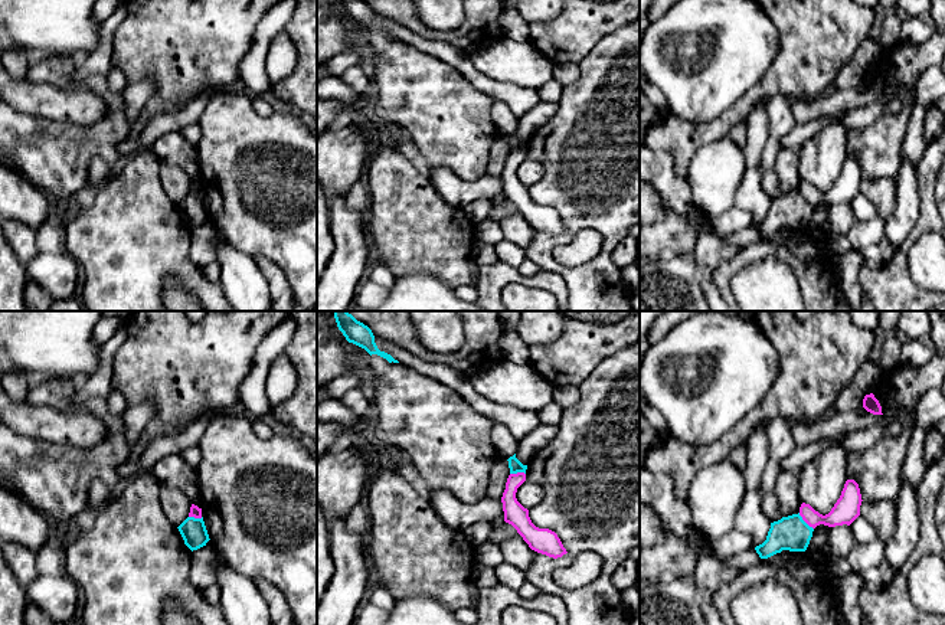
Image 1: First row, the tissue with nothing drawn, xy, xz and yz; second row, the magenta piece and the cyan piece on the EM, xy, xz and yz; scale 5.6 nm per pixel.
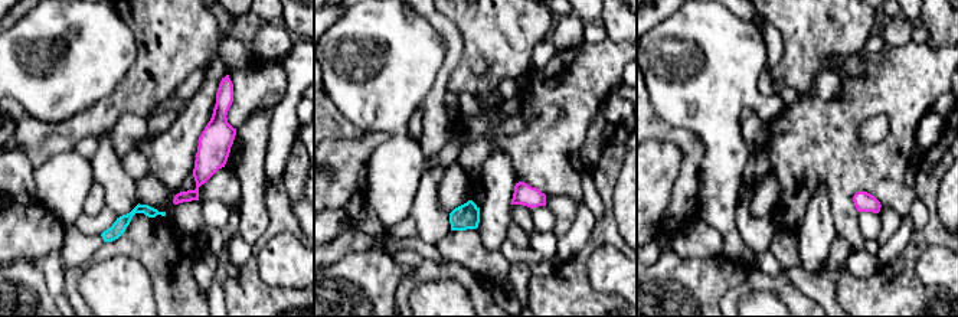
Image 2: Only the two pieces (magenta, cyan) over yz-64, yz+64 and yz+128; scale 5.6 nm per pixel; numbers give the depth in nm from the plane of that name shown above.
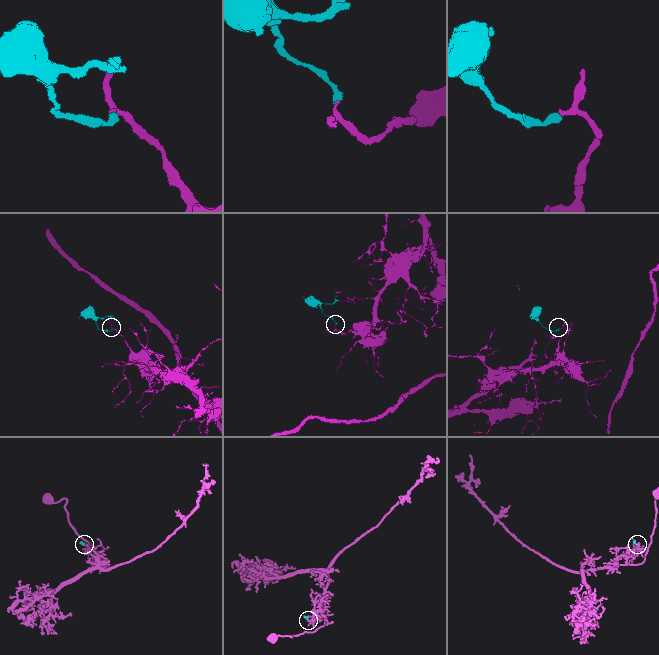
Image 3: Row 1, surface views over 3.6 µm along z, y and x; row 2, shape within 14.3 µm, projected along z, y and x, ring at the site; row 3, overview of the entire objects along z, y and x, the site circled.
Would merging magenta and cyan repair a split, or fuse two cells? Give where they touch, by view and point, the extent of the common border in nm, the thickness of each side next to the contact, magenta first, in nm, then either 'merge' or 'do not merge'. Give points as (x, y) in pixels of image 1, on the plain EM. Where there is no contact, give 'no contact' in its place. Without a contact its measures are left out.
meets magenta in yz at (805, 199); contact 130 nm long; 150 nm thick on the magenta side, 190 nm on the other; do not merge

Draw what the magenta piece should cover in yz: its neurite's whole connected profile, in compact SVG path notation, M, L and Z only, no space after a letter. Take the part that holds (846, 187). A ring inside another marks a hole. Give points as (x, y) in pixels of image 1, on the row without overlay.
M847 157L840 176L828 192L823 193L810 181L802 180L800 184L800 193L812 206L820 202L828 204L843 202L850 203L860 193L861 179L859 161L854 157Z

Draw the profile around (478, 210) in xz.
M477 199L471 203L468 203L467 206L462 207L464 213L467 215L467 217L478 225L480 222L484 222L485 219L488 219L490 212L493 209L493 200L490 199Z

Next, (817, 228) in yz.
M820 202L812 209L807 232L815 240L823 240L831 233L828 225L828 206L828 203Z

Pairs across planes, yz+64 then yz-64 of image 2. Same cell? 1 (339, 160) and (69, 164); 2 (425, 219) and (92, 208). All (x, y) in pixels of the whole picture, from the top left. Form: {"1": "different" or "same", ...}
{"1": "different", "2": "same"}

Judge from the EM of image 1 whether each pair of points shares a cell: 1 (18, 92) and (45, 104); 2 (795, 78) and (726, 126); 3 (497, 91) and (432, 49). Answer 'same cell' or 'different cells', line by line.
1: same cell
2: same cell
3: same cell

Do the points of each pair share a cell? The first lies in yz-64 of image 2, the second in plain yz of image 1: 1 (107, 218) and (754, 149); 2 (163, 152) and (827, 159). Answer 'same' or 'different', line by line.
1: same
2: same

